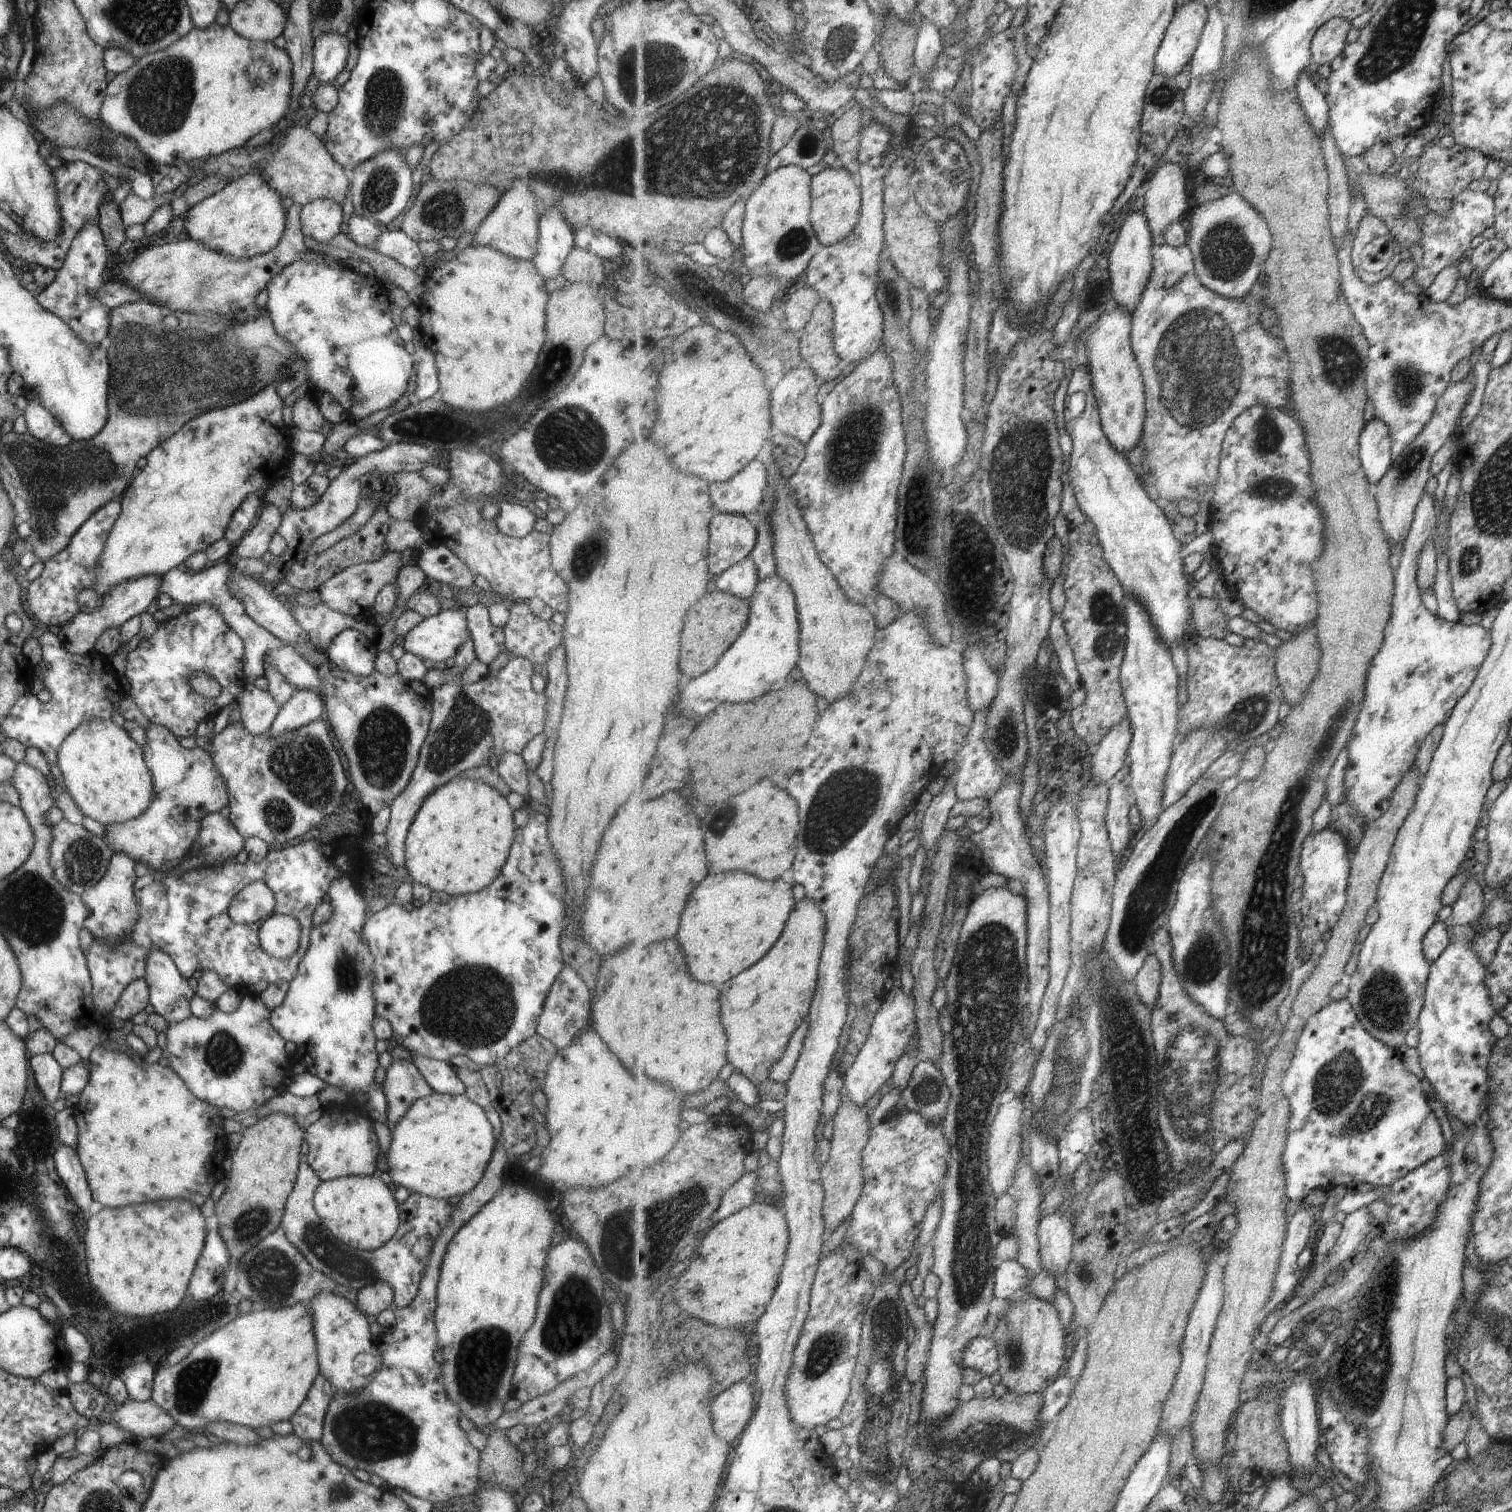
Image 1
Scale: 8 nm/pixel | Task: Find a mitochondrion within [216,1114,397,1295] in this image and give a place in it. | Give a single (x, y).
(341, 1261)

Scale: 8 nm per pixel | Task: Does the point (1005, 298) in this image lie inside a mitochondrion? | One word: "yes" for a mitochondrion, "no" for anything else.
no

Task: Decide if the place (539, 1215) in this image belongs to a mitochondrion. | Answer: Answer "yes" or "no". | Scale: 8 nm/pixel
no

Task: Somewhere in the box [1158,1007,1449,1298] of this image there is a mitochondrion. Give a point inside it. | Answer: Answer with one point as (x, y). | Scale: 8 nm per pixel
(1339, 1096)

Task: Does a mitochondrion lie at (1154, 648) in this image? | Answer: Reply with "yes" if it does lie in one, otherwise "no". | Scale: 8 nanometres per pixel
no

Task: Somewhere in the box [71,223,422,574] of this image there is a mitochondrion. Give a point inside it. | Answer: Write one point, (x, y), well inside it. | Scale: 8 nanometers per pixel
(158, 362)

